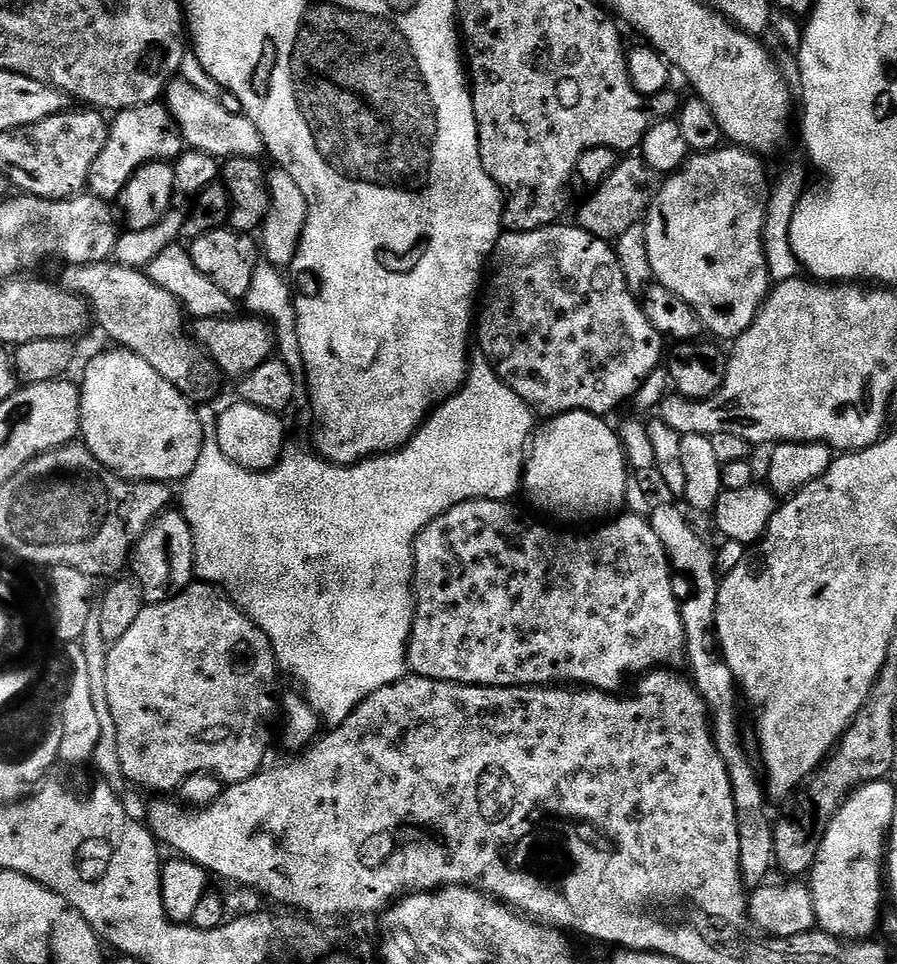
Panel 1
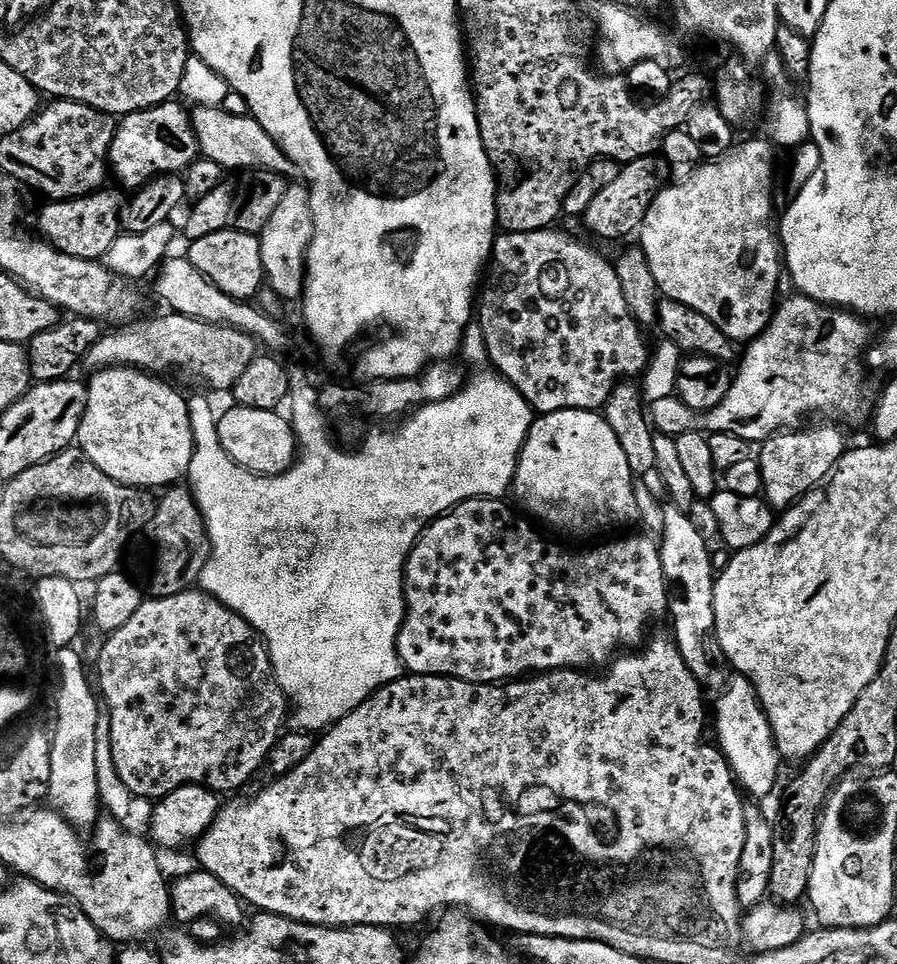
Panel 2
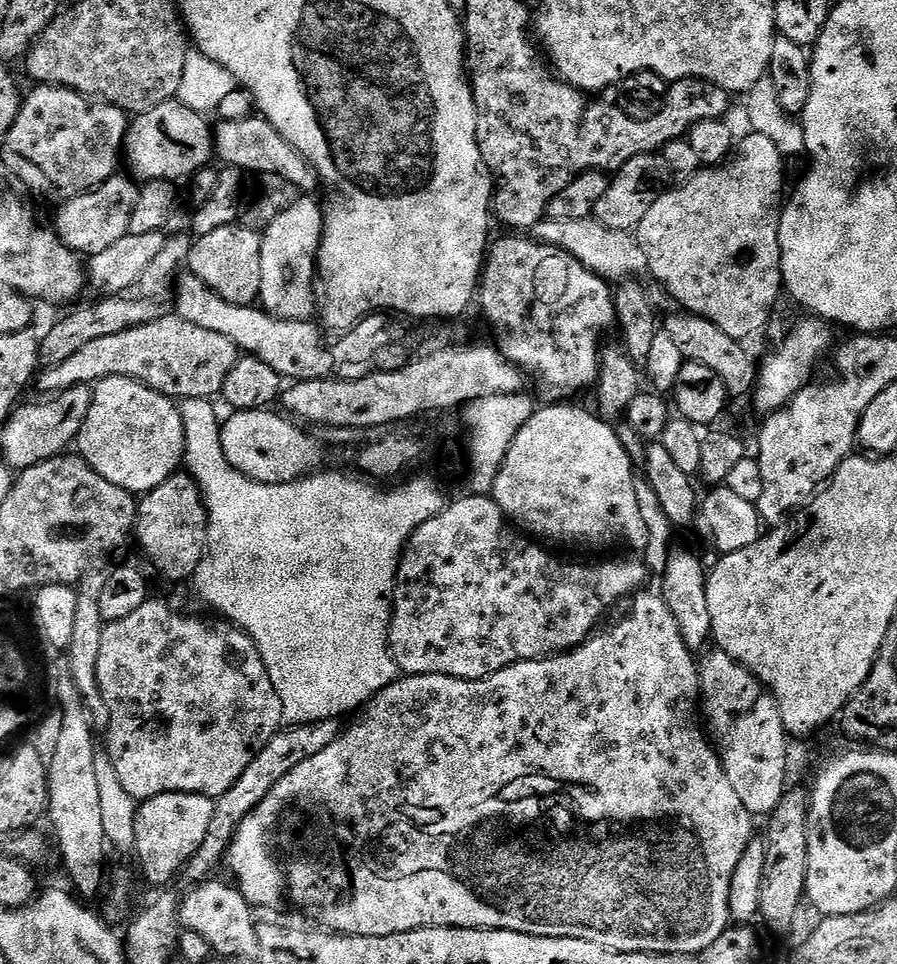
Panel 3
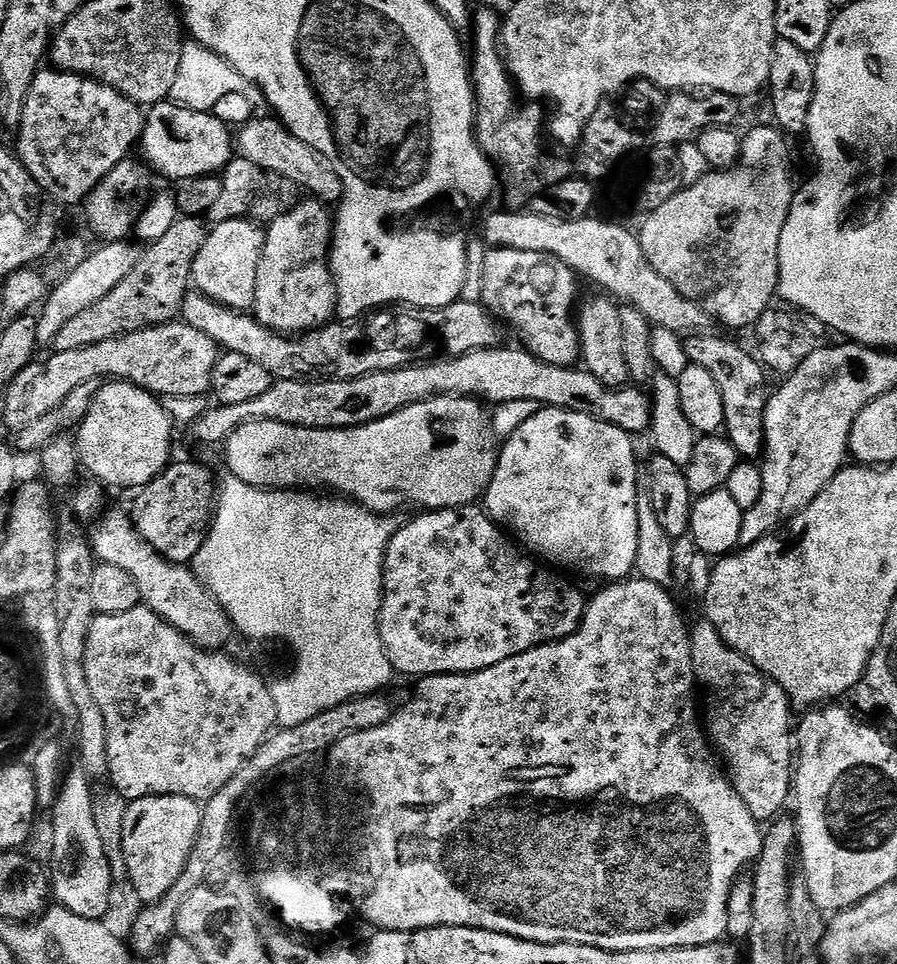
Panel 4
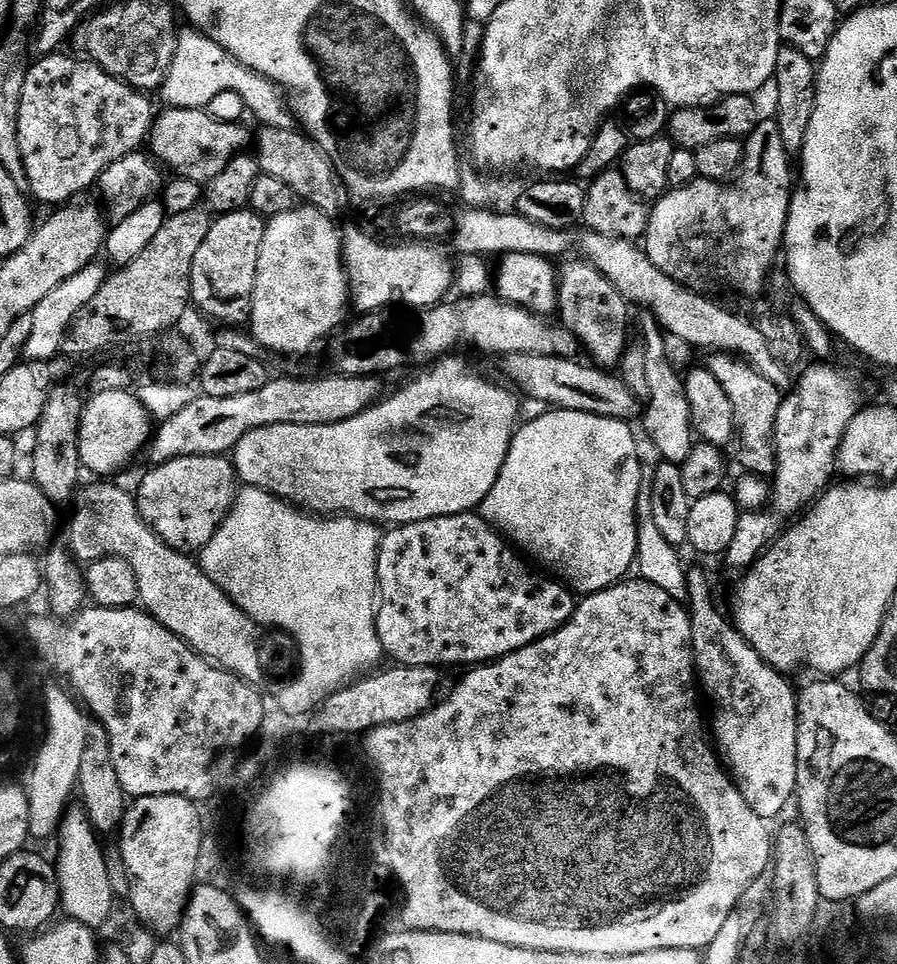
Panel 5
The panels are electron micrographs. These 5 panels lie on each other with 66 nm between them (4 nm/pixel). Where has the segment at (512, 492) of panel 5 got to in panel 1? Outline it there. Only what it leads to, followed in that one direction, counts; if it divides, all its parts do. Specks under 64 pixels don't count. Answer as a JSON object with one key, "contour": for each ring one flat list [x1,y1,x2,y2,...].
{"contour":[[567,412,545,419,541,423,544,425,535,429,526,449,522,492,538,511,549,512,556,520,565,520,568,523,565,525,576,526,572,524,584,524,587,520,607,521,625,507,630,467,617,429,611,428,606,421,593,412]]}

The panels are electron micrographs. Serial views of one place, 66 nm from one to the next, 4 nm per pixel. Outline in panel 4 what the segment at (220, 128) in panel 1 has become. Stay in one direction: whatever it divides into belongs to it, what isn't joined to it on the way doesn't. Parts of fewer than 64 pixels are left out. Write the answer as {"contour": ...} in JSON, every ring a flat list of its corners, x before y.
{"contour":[[253,118,239,129,234,140,238,155,254,162,254,166,261,168,265,174,273,172,282,174,282,178,290,178,290,182,298,185,309,197,321,202,339,201,342,193,336,176,332,173,332,167,312,149,310,144,294,138,294,134,290,134,290,130,285,128,279,119,271,119]]}

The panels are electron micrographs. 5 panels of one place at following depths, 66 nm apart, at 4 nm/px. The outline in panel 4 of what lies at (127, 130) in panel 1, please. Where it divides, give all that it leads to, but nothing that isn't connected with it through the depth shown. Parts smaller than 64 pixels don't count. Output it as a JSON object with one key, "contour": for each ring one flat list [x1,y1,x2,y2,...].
{"contour":[[165,102,153,104,147,109,138,148,144,151,143,163,157,177,165,176,175,182,198,180,208,178,211,172,223,172,233,160,234,132,212,112,199,112,175,102]]}

